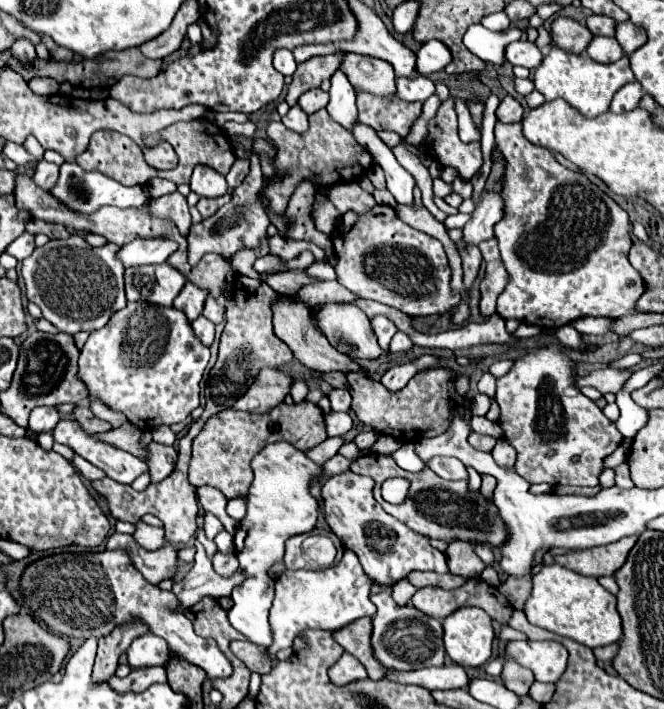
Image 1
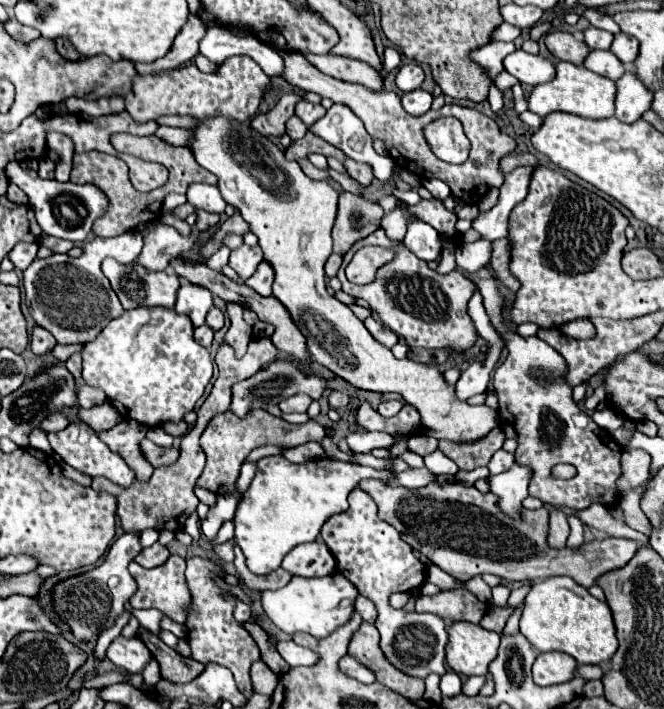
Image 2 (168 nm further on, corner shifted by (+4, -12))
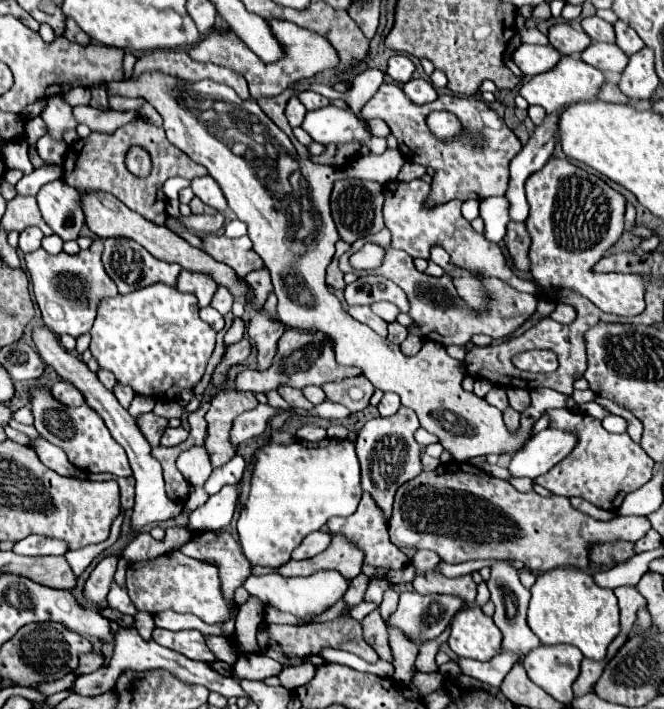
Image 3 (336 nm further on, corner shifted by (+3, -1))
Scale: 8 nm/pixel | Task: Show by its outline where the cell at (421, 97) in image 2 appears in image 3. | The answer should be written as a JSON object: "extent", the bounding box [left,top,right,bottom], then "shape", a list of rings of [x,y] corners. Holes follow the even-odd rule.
{"extent":[403,79,437,105],"shape":[[[411,79],[403,85],[403,91],[413,103],[419,103],[419,105],[437,99],[437,91],[427,79]]]}

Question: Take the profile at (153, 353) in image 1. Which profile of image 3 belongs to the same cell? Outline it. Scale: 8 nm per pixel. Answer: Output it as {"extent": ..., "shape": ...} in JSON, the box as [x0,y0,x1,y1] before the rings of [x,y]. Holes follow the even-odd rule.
{"extent":[89,285,215,401],"shape":[[[151,285],[147,289],[139,289],[129,295],[117,295],[111,299],[103,299],[99,305],[99,313],[95,319],[91,333],[89,351],[101,369],[107,369],[115,375],[121,385],[131,387],[137,395],[175,401],[183,391],[195,389],[201,381],[207,361],[215,347],[215,331],[199,319],[199,309],[195,295],[179,293],[169,285]]]}

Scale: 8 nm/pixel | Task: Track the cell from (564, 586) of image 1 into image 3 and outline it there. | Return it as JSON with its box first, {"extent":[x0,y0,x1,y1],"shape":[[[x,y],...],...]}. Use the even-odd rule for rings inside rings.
{"extent":[527,567,619,661],"shape":[[[559,567],[559,569],[553,569],[553,571],[547,571],[547,573],[539,575],[535,585],[531,587],[527,623],[529,623],[531,631],[541,639],[543,645],[557,645],[557,643],[575,645],[575,647],[581,649],[581,653],[585,657],[601,661],[601,659],[605,659],[605,651],[607,651],[609,643],[619,635],[617,597],[615,597],[615,593],[611,589],[597,587],[589,573],[579,571],[575,567]]]}

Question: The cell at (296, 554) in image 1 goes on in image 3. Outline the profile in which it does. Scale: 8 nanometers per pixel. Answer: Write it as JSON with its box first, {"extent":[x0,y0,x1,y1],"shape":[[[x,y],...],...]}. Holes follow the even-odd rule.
{"extent":[293,531,331,559],"shape":[[[315,531],[311,535],[307,535],[301,545],[293,551],[293,559],[311,559],[319,553],[323,553],[327,549],[327,545],[331,545],[331,535],[323,533],[323,531]]]}

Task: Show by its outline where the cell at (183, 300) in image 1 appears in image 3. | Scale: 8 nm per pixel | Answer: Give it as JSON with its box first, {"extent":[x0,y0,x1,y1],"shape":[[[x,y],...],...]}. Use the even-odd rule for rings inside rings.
{"extent":[177,269,217,307],"shape":[[[183,269],[177,279],[177,289],[181,293],[193,293],[199,299],[199,307],[207,307],[217,287],[215,281],[211,281],[211,277],[207,277],[205,273],[193,273]]]}

